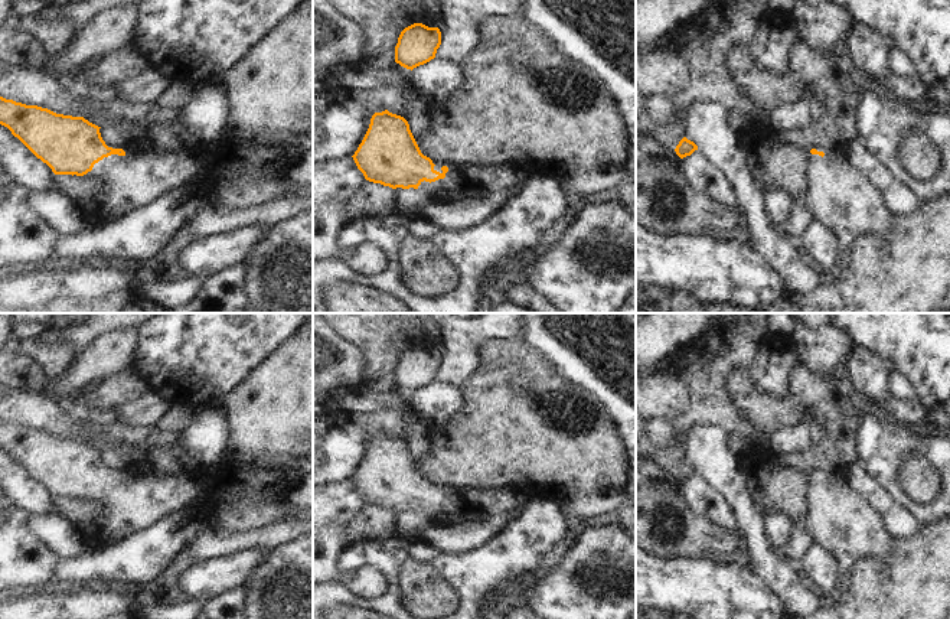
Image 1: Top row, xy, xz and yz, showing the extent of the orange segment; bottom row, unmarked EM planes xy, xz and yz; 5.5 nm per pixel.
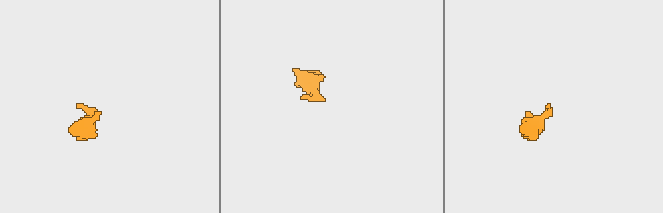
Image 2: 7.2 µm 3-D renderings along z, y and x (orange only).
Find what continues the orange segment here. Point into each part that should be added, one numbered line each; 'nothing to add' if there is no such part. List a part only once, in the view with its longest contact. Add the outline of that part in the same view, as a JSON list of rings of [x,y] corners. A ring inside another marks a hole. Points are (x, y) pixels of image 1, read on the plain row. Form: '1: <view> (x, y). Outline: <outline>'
1: xz (462, 505). Outline: [[[432,485],[434,493],[443,496],[441,491],[447,489],[448,495],[444,502],[435,505],[421,505],[418,514],[428,515],[432,524],[456,525],[469,521],[503,519],[512,521],[518,512],[522,512],[526,495],[518,495],[516,489],[477,489],[477,488],[453,488]]]

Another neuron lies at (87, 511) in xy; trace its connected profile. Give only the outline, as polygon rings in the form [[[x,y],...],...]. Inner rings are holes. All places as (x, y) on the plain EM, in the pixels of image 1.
[[[55,498],[59,512],[71,519],[81,531],[89,532],[98,517],[105,512],[105,505],[97,499]]]

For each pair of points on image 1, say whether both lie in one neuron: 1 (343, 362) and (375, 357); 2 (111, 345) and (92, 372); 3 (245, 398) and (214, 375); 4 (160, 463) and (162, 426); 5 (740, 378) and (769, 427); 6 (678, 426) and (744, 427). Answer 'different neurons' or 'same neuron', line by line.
1: different neurons
2: same neuron
3: different neurons
4: different neurons
5: same neuron
6: same neuron

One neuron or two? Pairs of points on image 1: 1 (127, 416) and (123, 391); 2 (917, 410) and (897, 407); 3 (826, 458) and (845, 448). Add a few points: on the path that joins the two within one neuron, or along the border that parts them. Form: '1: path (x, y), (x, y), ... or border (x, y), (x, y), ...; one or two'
1: border (152, 390), (118, 411); two
2: path (913, 410), (901, 410); one
3: border (828, 436), (835, 443), (844, 465); two

